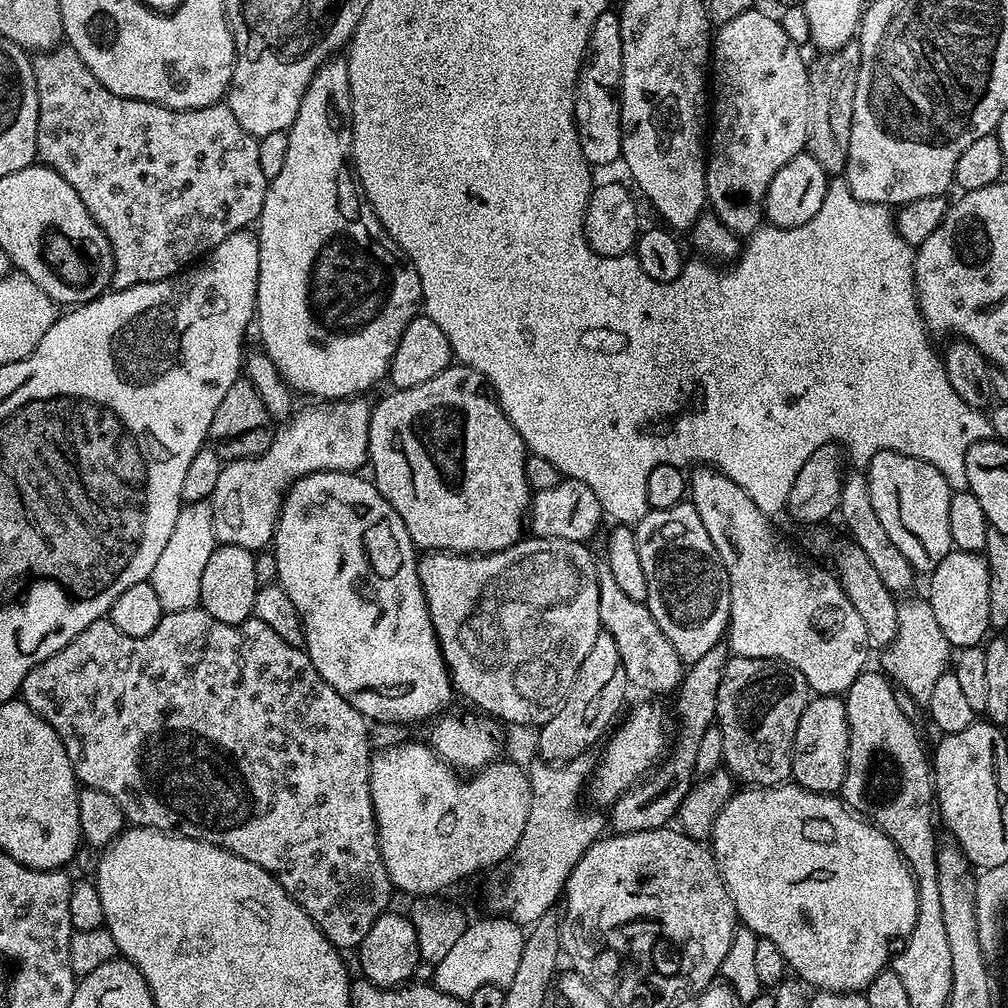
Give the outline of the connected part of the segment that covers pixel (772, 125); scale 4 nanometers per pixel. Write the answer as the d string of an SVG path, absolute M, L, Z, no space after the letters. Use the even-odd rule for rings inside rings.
M753 10L746 14L738 14L738 18L733 18L730 22L719 25L715 29L710 53L710 147L706 152L706 167L704 177L706 178L706 190L708 191L707 203L711 211L731 232L736 233L741 238L747 238L761 227L765 219L764 199L768 193L768 183L794 158L799 152L805 151L808 147L808 123L810 122L810 110L812 109L812 87L808 84L809 65L804 64L804 56L801 45L795 44L782 30L779 19L775 15L767 16L764 12Z

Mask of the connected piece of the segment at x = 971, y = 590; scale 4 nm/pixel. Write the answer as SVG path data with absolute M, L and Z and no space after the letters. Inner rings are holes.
M950 551L942 562L938 562L929 580L932 581L928 584L926 599L949 645L956 650L983 645L990 632L990 574L983 555L978 552Z

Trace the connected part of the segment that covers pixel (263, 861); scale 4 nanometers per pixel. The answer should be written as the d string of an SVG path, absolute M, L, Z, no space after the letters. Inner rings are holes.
M197 606L190 610L165 612L150 634L142 638L130 638L130 634L122 634L122 630L118 630L111 620L95 620L86 626L86 630L82 630L82 634L58 650L58 654L35 664L26 674L19 695L30 706L30 710L43 718L54 734L58 734L77 781L85 788L110 794L110 798L122 806L124 819L129 825L157 828L160 832L205 840L208 844L246 858L246 862L254 862L254 866L262 866L262 870L271 872L272 877L292 895L294 902L298 902L298 906L310 914L312 921L334 947L341 950L359 949L366 934L370 934L370 926L378 922L382 913L389 911L391 904L388 903L392 900L394 889L382 862L376 837L374 806L370 798L369 721L361 712L354 710L354 706L350 706L350 702L346 702L342 694L334 690L334 686L327 684L318 670L314 670L314 662L310 662L304 648L295 648L290 646L290 642L282 642L282 638L278 638L278 634L274 634L266 622L255 618L244 620L241 624L218 622L218 618L210 618L204 608Z

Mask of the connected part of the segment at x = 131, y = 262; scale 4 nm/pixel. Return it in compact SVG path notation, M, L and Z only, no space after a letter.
M61 46L50 52L41 52L31 57L32 73L36 79L36 93L38 94L38 130L36 131L36 154L41 164L47 164L82 198L82 206L90 210L94 222L106 234L114 254L114 274L112 275L112 288L129 288L146 282L158 282L175 277L185 271L189 266L208 255L212 249L218 247L223 240L230 238L230 234L245 231L249 226L255 225L260 219L262 202L266 198L266 190L270 179L269 173L264 173L264 164L260 161L261 141L255 136L246 134L242 126L238 126L238 118L228 109L227 103L211 104L205 108L167 108L164 104L155 104L145 100L135 100L114 94L90 74L90 70L78 58L74 49Z

